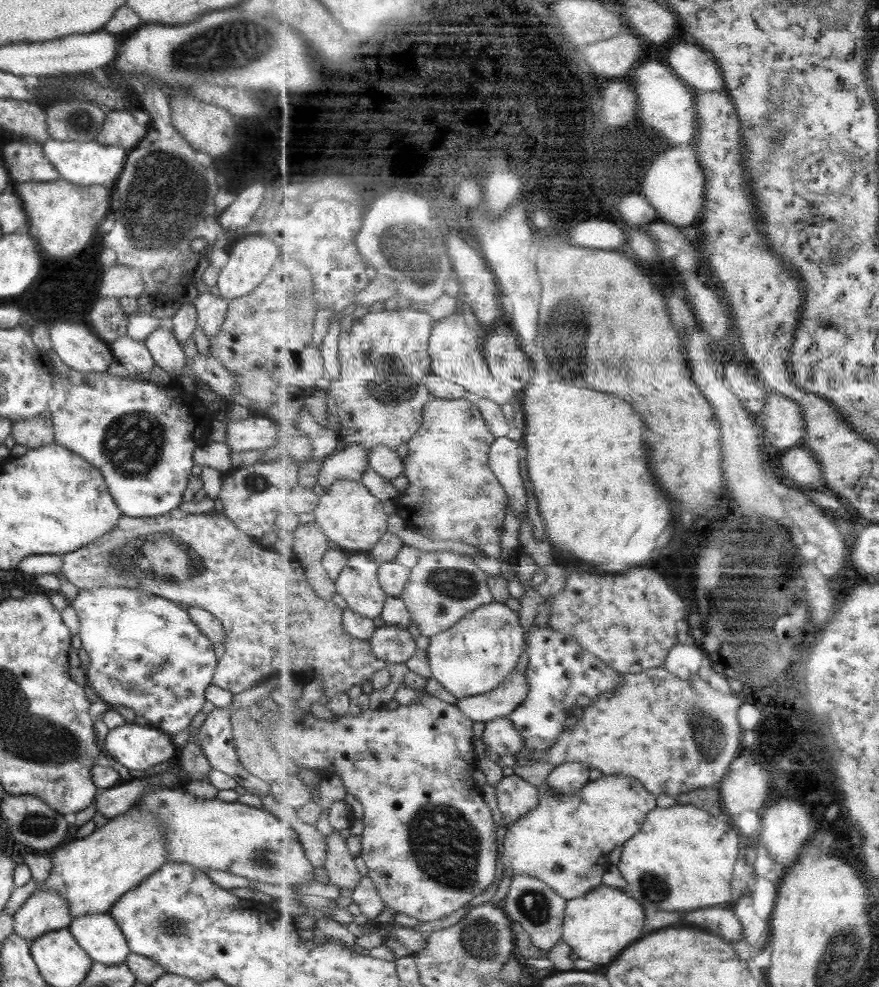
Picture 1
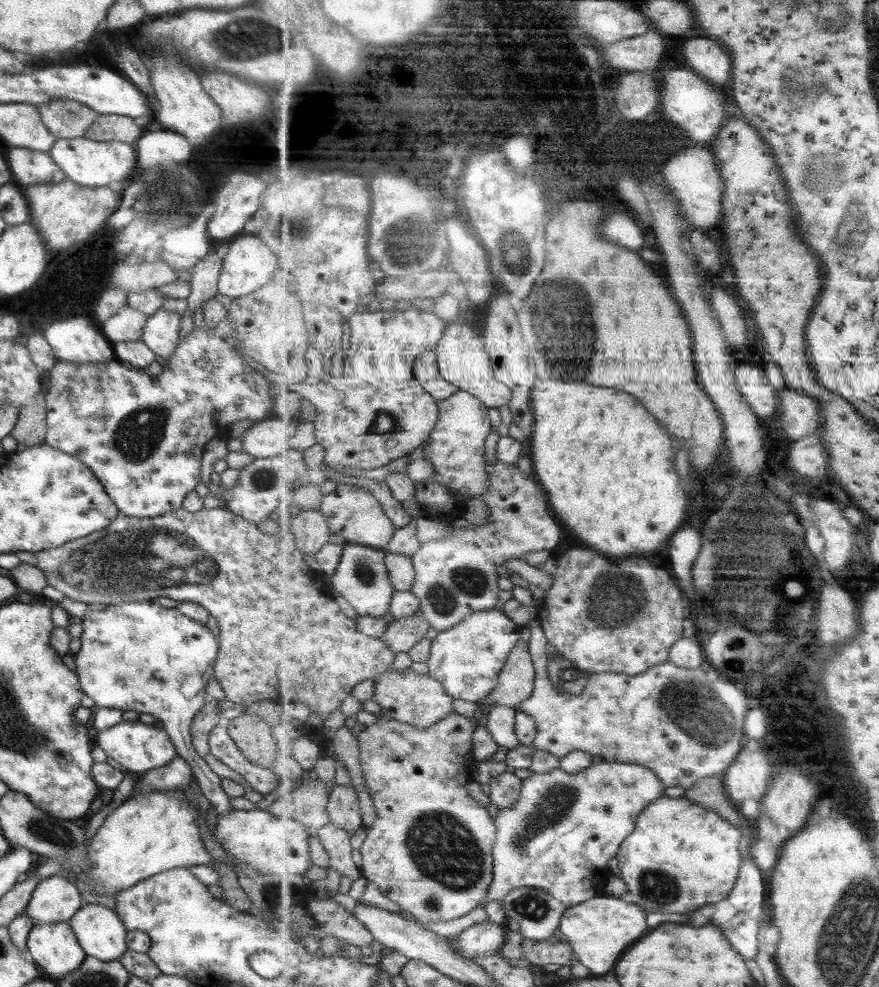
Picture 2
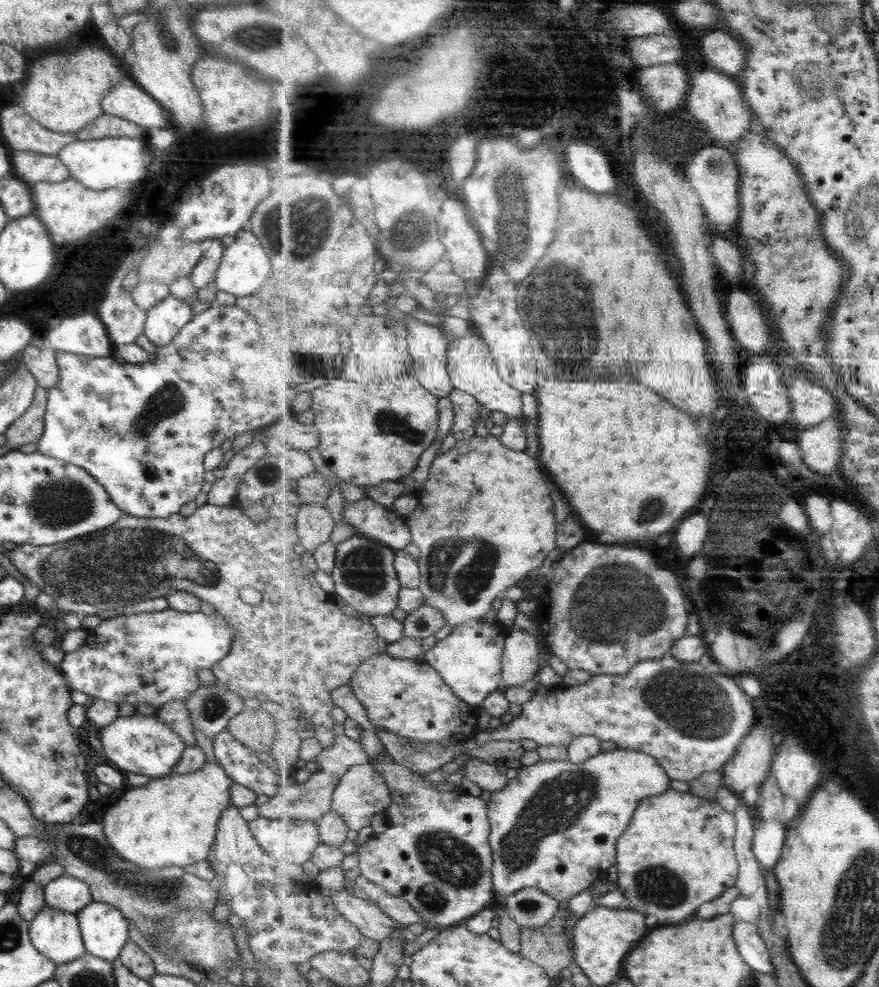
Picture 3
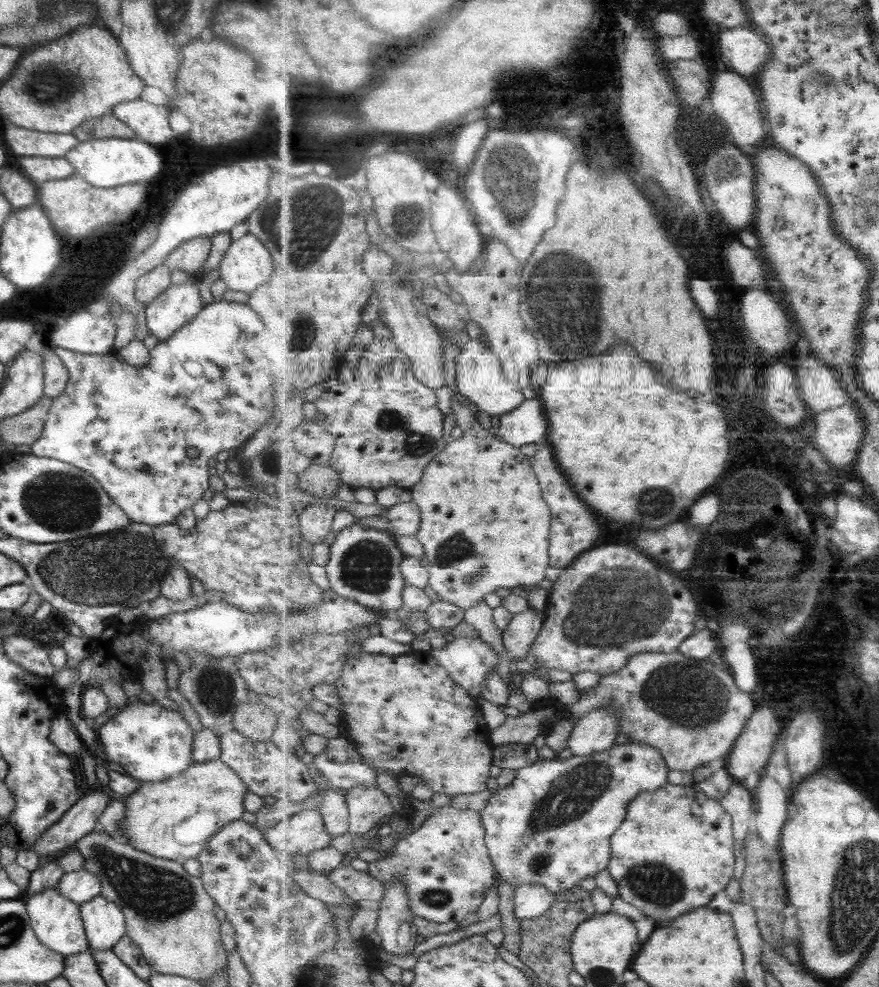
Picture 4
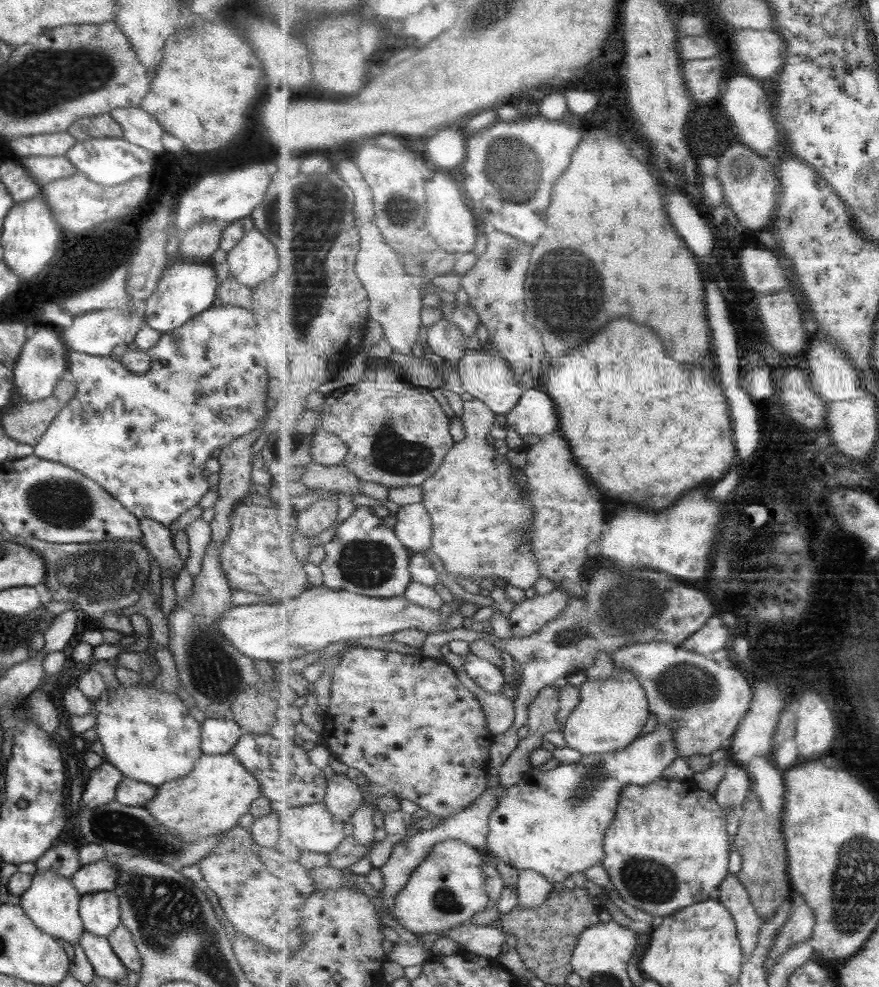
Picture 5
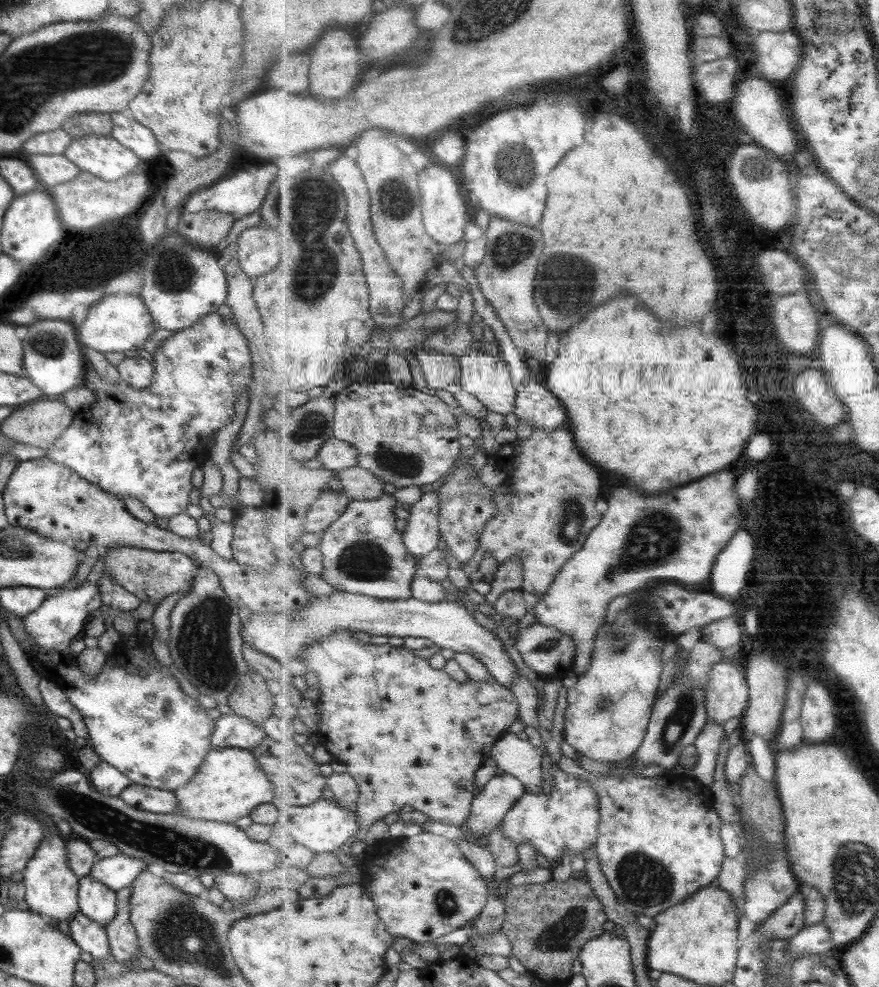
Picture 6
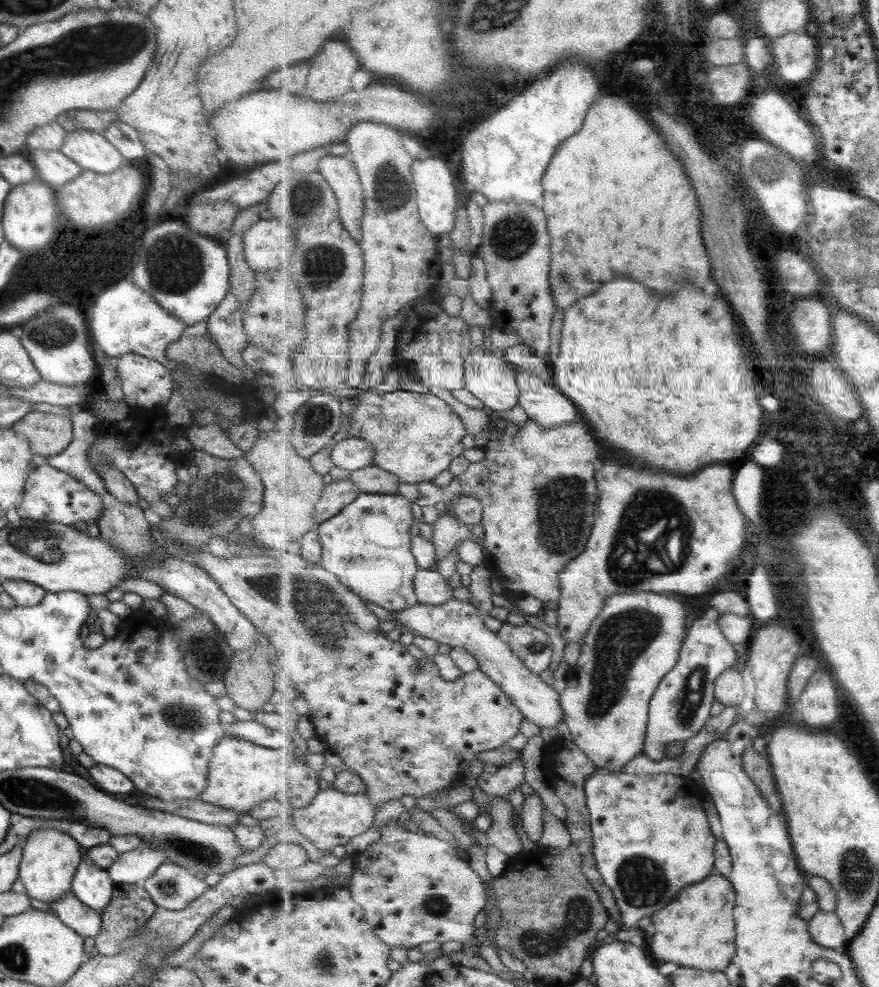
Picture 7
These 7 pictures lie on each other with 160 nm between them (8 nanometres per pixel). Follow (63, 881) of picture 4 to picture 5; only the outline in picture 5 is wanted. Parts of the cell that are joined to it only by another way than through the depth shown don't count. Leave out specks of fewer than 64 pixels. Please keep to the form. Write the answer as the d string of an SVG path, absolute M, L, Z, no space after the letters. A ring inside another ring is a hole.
M103 858L94 864L81 866L70 876L70 881L81 898L85 894L115 890L116 874L115 867Z

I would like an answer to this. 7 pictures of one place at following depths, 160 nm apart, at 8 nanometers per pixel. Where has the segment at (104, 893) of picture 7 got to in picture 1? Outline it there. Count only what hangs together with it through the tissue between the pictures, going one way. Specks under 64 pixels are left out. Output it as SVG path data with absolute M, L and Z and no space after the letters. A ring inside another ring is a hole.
M84 914L66 926L92 963L114 966L124 963L129 948L117 923L108 915Z

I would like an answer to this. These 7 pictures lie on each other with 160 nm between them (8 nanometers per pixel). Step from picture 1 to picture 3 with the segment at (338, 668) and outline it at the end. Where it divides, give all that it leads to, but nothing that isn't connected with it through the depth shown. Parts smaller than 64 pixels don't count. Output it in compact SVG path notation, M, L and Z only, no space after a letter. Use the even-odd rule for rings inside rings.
M202 504L198 506L190 516L181 516L178 512L165 518L135 518L122 514L111 526L96 530L80 537L69 539L65 542L55 543L51 546L33 546L29 544L15 545L13 550L5 550L3 554L8 558L9 562L15 566L16 570L31 580L31 584L45 592L47 596L53 598L53 604L57 605L64 613L74 612L78 617L83 618L85 615L94 614L97 611L115 609L125 605L135 604L139 600L147 600L148 598L159 598L173 591L186 592L192 594L198 599L202 599L205 604L211 604L215 608L215 613L225 618L229 630L231 630L231 644L225 656L218 660L210 671L213 676L225 687L225 690L236 694L239 698L255 698L263 706L271 707L278 711L282 716L296 722L305 730L313 732L314 737L322 744L322 748L331 748L336 741L333 726L333 708L336 702L332 694L336 689L343 685L349 685L353 680L357 669L372 656L376 654L385 654L390 646L387 639L383 639L378 634L375 626L370 621L363 620L351 616L347 616L342 608L335 603L333 595L325 592L319 582L313 576L313 568L309 570L307 566L303 566L301 558L305 554L305 547L302 545L298 535L298 520L295 511L289 504L280 504L275 507L268 508L258 514L246 512L236 507L213 506L210 504ZM249 588L249 590L257 590L261 594L261 602L249 606L241 600L239 590Z

